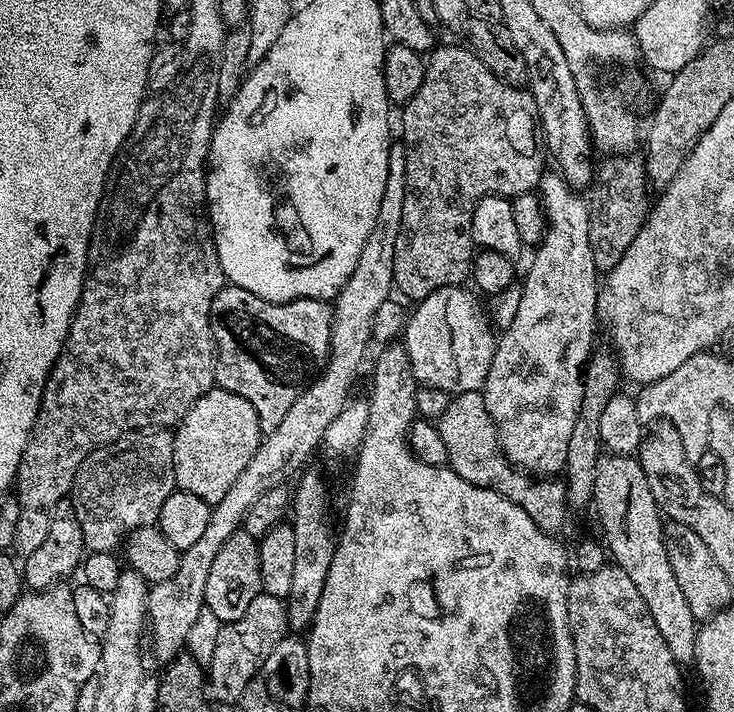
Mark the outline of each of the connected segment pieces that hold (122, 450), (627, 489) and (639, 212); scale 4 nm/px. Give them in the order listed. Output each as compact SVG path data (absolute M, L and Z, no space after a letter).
M138 428L94 449L84 459L72 483L70 499L82 526L84 546L88 552L115 553L129 532L153 527L159 521L162 502L166 502L166 498L177 491L172 438L173 433L168 428Z
M601 455L594 474L592 504L600 519L600 528L604 531L602 543L607 555L618 567L626 570L638 594L642 594L642 602L646 602L646 610L650 610L650 618L654 618L658 634L662 634L666 646L670 646L670 654L674 654L681 666L691 665L696 659L694 646L698 621L694 614L690 614L690 605L682 595L678 578L674 578L664 545L665 525L660 524L662 513L654 502L650 482L646 482L646 474L636 456Z
M612 154L605 160L608 161L606 161L601 168L599 165L599 167L595 169L594 179L590 185L590 191L587 193L586 199L588 201L590 250L592 251L592 257L594 258L597 269L599 269L601 273L607 274L614 266L618 266L622 254L626 254L626 250L630 250L630 242L634 242L638 230L644 224L644 218L646 215L646 204L644 208L644 202L648 198L650 181L646 174L646 170L644 169L643 155Z

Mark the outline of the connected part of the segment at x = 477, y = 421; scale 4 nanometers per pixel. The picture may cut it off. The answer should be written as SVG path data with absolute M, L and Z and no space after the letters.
M483 391L461 392L452 396L450 406L446 406L446 414L438 422L442 443L448 455L447 467L458 474L458 478L466 478L474 486L482 486L510 498L544 532L560 534L568 524L568 490L560 478L533 478L523 468L511 464L508 455L502 450L500 436L496 432L496 424L486 410Z

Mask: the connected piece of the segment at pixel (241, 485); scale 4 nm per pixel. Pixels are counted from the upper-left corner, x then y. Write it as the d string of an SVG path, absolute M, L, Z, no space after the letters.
M389 143L386 148L382 206L378 206L374 230L370 230L370 238L366 238L366 246L362 246L362 254L358 254L358 266L354 266L354 274L350 274L346 286L342 286L334 301L328 361L320 369L319 376L302 390L302 394L298 394L298 398L294 398L294 406L286 410L282 422L278 422L278 426L274 426L274 430L261 439L254 458L250 458L246 470L238 474L238 482L230 486L222 502L214 505L210 523L203 531L202 538L198 538L194 546L181 551L180 565L178 570L174 570L174 578L166 578L166 582L149 587L147 627L150 629L150 652L161 662L174 659L182 651L199 612L205 609L206 577L210 574L210 565L218 555L218 550L222 550L222 542L226 542L230 534L241 531L246 510L250 510L259 495L288 482L284 480L291 481L305 467L303 464L315 454L316 448L318 452L323 445L330 422L338 418L348 403L348 390L368 352L368 344L373 343L374 318L382 302L390 299L394 292L394 246L402 226L402 202L406 202L406 154L403 143Z

